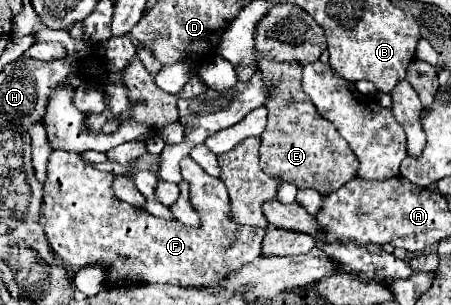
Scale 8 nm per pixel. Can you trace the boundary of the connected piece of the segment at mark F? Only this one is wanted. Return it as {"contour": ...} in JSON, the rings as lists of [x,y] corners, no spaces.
{"contour":[[[52,151],[44,181],[44,231],[52,251],[74,269],[102,265],[108,285],[220,285],[232,271],[260,257],[264,229],[236,225],[228,217],[230,205],[224,183],[202,171],[192,157],[180,161],[180,173],[190,183],[192,205],[202,217],[200,229],[156,219],[144,213],[144,209],[112,197],[112,175],[86,165],[76,153]]]}

